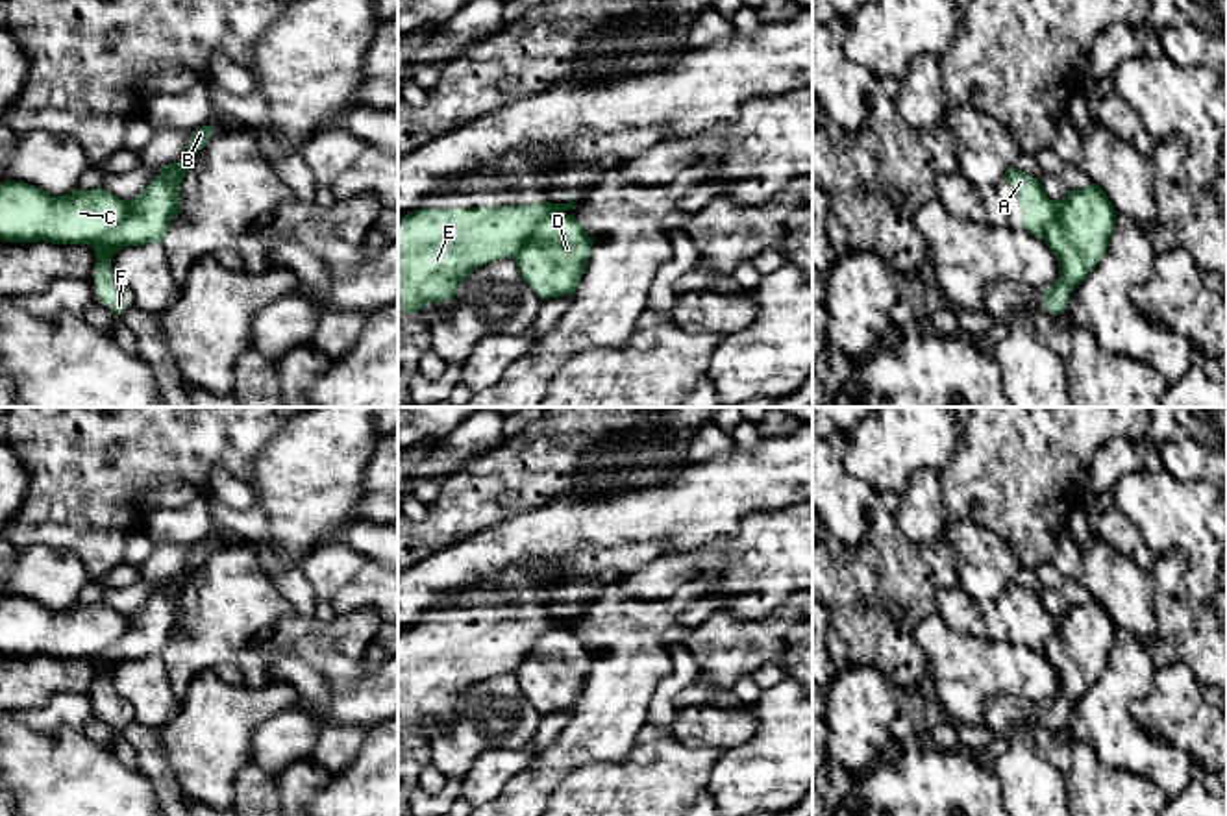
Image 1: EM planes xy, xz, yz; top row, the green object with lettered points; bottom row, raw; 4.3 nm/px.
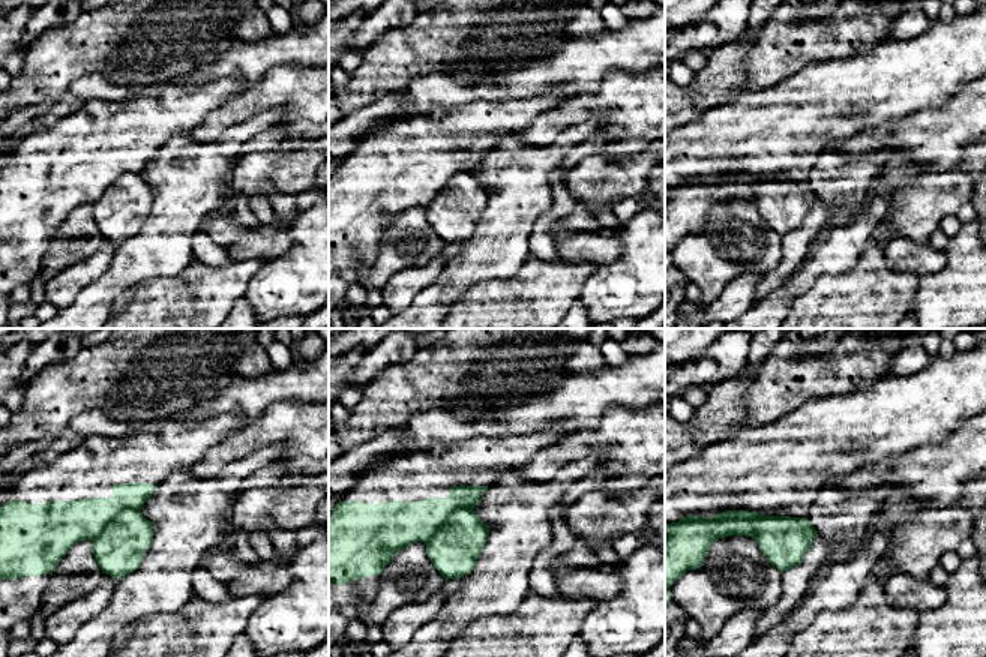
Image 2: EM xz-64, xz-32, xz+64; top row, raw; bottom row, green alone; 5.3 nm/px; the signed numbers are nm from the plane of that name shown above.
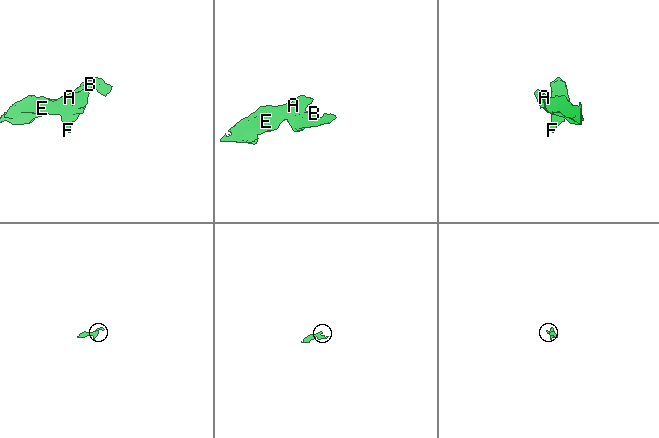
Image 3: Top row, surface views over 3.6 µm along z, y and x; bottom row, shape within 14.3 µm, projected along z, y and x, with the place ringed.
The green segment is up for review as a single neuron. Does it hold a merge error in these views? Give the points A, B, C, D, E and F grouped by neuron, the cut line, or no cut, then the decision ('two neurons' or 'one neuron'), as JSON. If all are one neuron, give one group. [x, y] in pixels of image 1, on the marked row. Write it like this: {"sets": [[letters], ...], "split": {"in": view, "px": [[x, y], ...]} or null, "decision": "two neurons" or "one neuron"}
{"sets": [["A", "C", "E"], ["B", "D", "F"]], "split": {"in": "xz", "px": [[557, 213], [545, 219], [513, 256]]}, "decision": "two neurons"}

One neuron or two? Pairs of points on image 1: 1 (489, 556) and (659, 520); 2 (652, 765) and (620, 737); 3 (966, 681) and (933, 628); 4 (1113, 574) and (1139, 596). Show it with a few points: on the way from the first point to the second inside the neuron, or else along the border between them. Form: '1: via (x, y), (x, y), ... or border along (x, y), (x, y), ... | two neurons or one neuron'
1: via (532, 541), (563, 526), (617, 520) | one neuron
2: border along (639, 737), (620, 759), (593, 761) | two neurons
3: via (963, 668), (937, 641) | one neuron
4: via (1118, 580), (1133, 594) | one neuron

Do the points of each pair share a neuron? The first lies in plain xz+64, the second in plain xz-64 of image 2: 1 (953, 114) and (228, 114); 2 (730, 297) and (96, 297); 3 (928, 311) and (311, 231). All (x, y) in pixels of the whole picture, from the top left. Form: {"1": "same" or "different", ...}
{"1": "same", "2": "different", "3": "same"}

